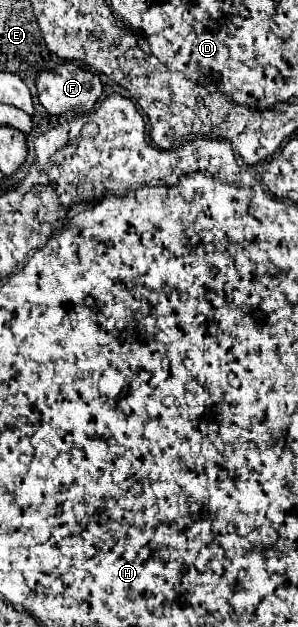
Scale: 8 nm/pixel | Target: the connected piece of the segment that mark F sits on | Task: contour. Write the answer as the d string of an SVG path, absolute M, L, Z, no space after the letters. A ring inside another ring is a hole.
M63 63L63 65L57 65L55 69L51 71L43 71L37 75L35 79L35 85L37 85L37 99L39 103L45 107L47 113L51 115L61 115L65 111L89 111L93 109L95 101L99 99L103 87L101 87L101 81L99 81L99 75L81 67L79 63Z

